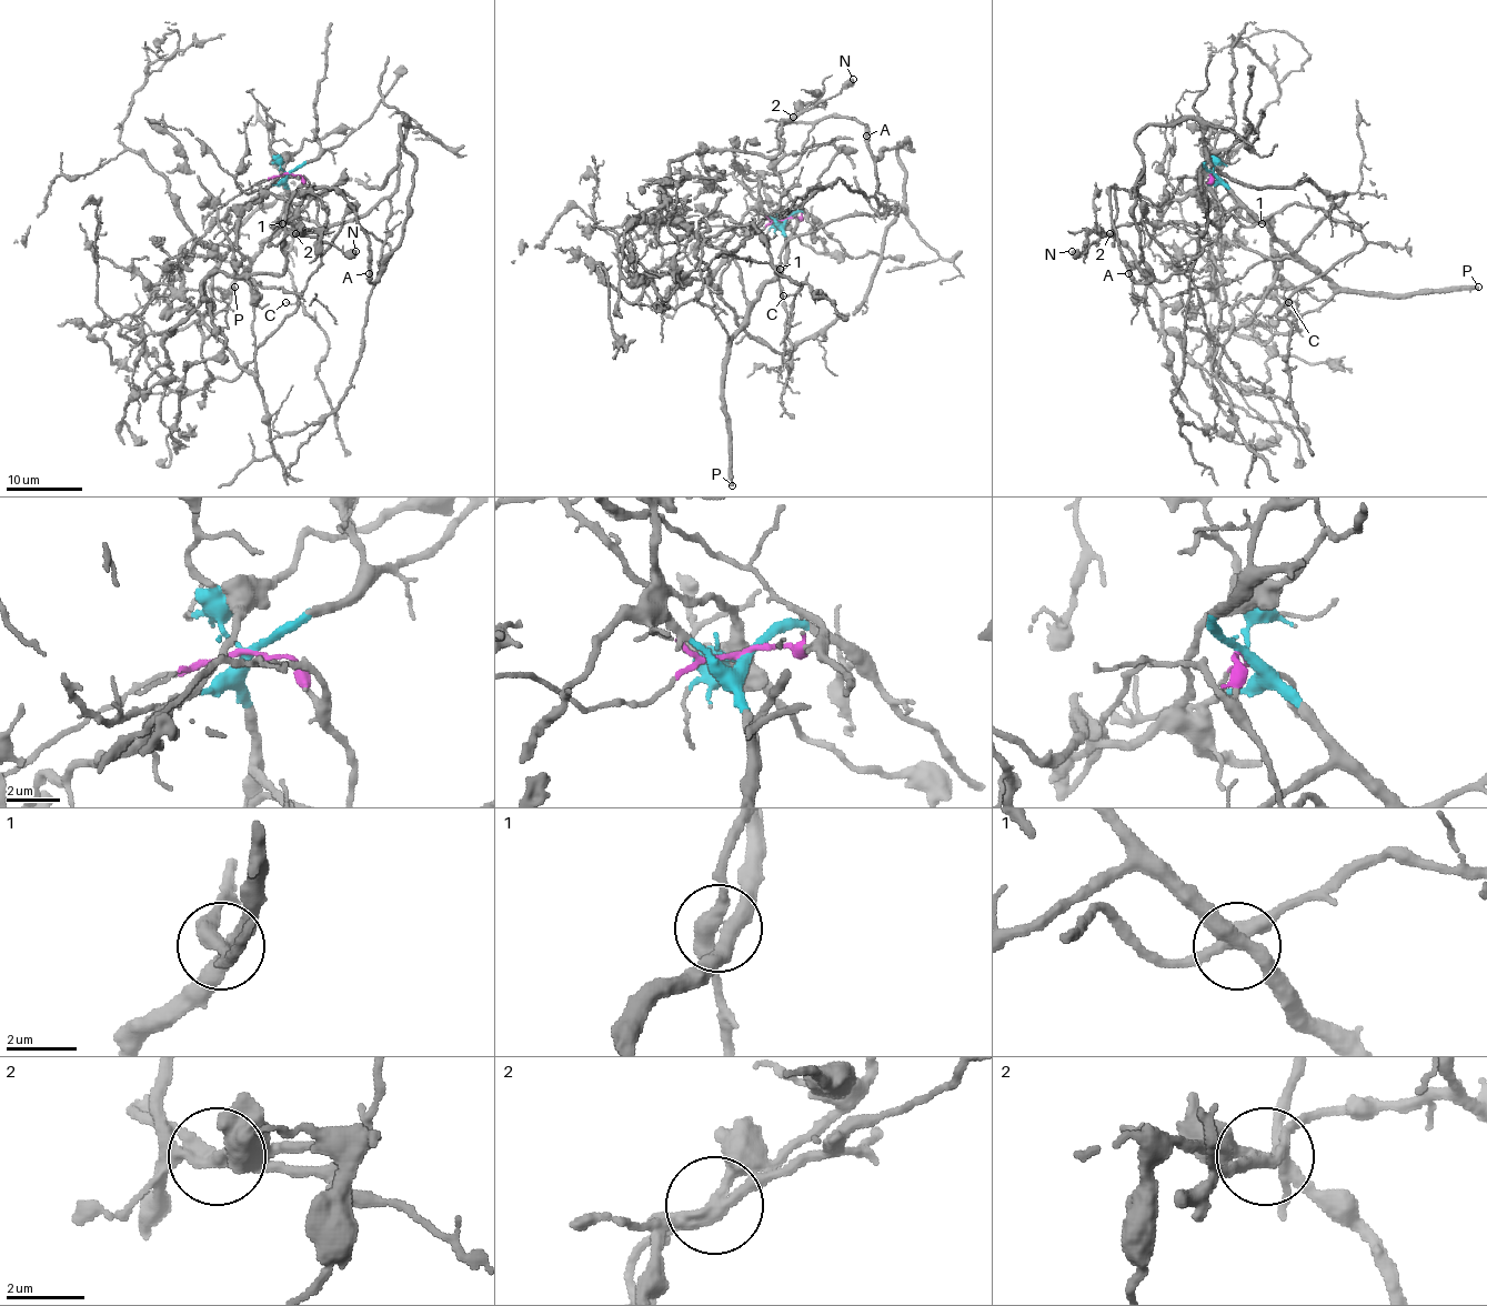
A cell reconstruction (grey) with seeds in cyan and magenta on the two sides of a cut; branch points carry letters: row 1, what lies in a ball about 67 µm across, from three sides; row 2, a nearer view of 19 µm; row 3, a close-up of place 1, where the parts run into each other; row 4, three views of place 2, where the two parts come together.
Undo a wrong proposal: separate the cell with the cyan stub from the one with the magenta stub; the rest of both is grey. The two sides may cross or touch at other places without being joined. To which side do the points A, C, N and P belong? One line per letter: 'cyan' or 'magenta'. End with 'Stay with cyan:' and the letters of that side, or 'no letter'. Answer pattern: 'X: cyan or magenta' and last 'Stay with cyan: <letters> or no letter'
A: magenta
C: magenta
N: cyan
P: cyan
Stay with cyan: N, P

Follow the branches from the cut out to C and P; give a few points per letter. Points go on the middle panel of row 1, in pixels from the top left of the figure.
C: (785, 220), (804, 218), (814, 228), (791, 239), (777, 275), (789, 371), (783, 340), (794, 297), (783, 297)
P: (785, 220), (787, 263), (762, 289), (746, 321), (725, 350), (724, 414), (730, 435), (732, 485)

